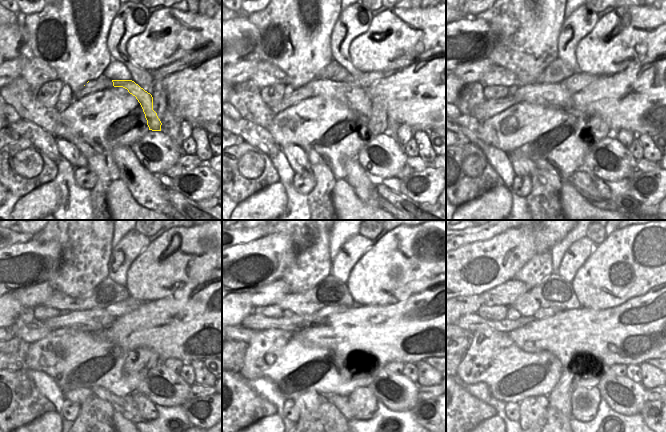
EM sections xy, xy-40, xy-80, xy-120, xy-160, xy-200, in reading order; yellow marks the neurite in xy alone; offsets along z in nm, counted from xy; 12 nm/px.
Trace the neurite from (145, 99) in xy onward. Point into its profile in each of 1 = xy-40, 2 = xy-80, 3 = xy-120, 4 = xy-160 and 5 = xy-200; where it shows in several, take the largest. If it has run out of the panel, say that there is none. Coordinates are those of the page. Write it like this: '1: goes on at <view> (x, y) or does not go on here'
1: goes on at xy-40 (356, 98)
2: goes on at xy-80 (555, 94)
3: goes on at xy-120 (93, 320)
4: goes on at xy-160 (255, 322)
5: goes on at xy-200 (472, 322)

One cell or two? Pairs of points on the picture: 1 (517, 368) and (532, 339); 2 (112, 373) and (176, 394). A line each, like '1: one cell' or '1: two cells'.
1: two cells
2: two cells

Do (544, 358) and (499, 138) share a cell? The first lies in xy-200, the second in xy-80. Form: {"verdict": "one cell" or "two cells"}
{"verdict": "one cell"}

